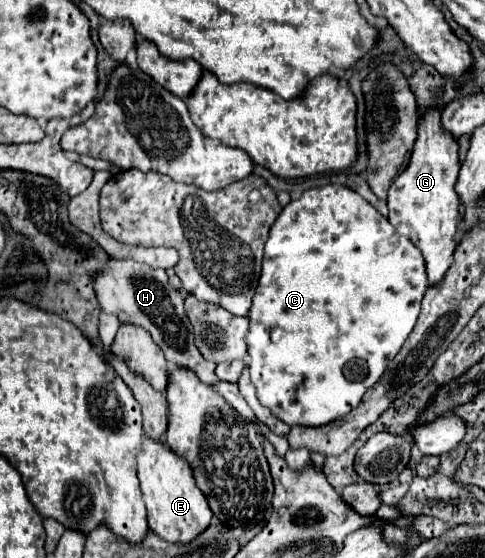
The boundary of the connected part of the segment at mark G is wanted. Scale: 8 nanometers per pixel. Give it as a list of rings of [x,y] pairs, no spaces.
[[[430,109],[420,119],[418,139],[408,169],[394,179],[388,191],[388,221],[394,225],[398,235],[408,237],[424,255],[430,287],[442,283],[454,261],[456,229],[460,223],[460,205],[458,195],[454,193],[458,171],[458,143],[450,139],[446,131],[442,131],[440,111]]]

